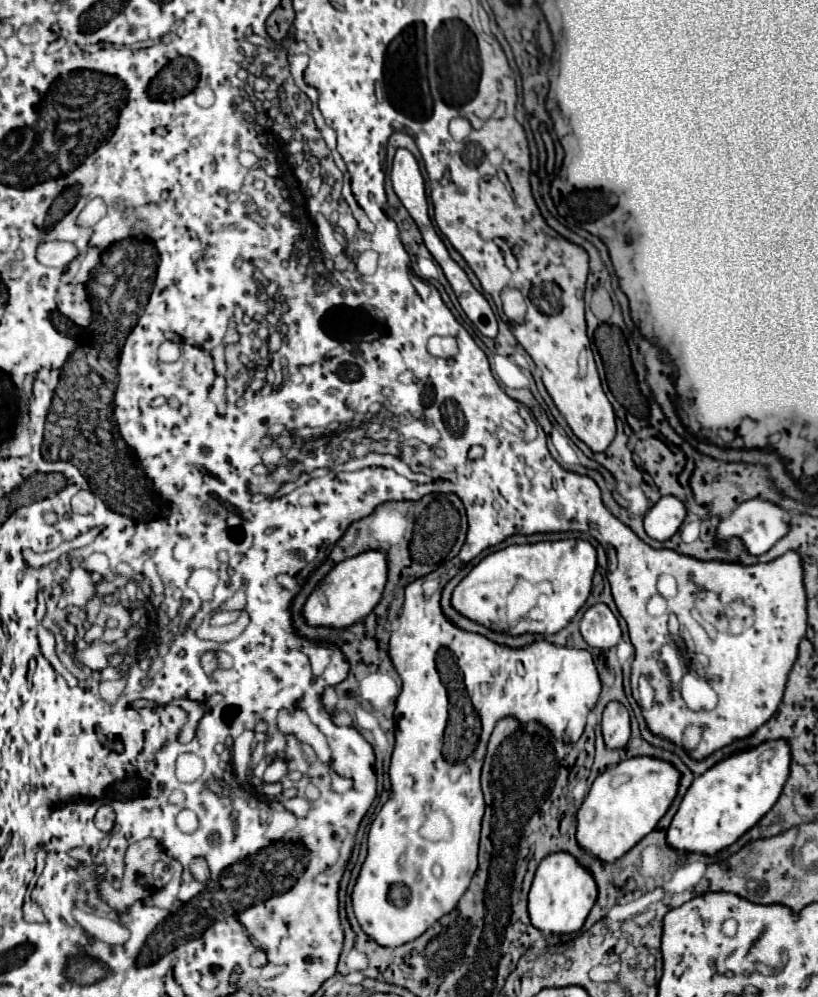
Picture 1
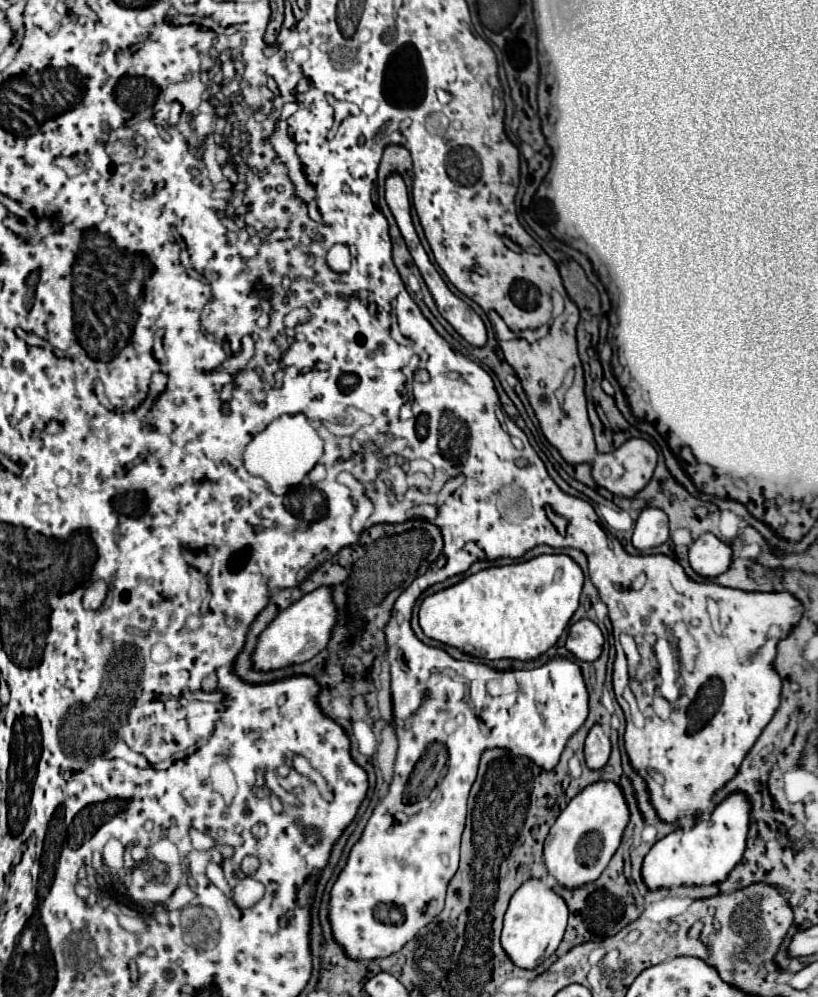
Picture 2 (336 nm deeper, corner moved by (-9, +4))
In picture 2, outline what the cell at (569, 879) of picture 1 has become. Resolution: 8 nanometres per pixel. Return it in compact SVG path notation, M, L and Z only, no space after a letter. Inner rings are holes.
M525 881L511 897L509 909L505 913L505 925L501 933L501 945L505 953L517 967L535 969L545 959L549 959L559 943L563 941L569 921L569 907L563 897L559 897L545 881Z

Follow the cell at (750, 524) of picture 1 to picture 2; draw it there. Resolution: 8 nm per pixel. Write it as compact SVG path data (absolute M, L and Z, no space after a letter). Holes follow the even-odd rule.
M703 533L689 547L689 563L703 577L717 577L733 563L733 545L717 539L713 533Z

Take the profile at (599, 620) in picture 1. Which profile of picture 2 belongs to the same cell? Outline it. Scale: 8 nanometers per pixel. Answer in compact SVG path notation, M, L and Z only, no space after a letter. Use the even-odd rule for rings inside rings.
M581 619L569 627L565 647L581 661L595 661L603 651L605 637L591 619Z

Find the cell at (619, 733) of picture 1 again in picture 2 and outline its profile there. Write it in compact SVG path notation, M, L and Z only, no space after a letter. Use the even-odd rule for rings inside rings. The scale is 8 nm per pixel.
M593 725L585 741L585 761L589 769L603 769L611 755L611 739L601 725Z

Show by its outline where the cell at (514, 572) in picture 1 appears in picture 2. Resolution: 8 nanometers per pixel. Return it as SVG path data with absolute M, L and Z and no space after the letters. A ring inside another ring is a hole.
M563 553L539 555L523 563L511 563L503 567L481 569L457 585L451 585L435 595L427 597L419 609L419 623L425 635L441 643L453 645L469 655L481 659L519 659L529 661L545 653L557 643L569 619L579 607L579 597L583 589L583 569L575 559Z

